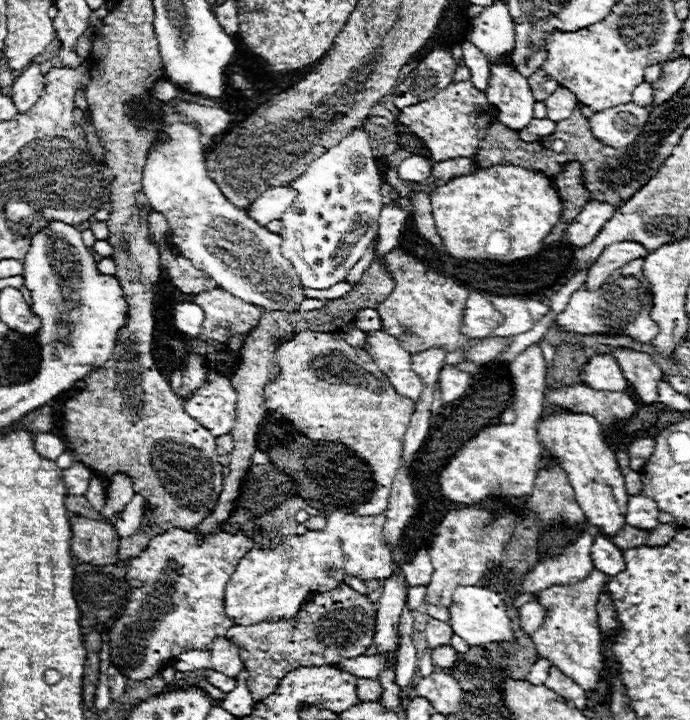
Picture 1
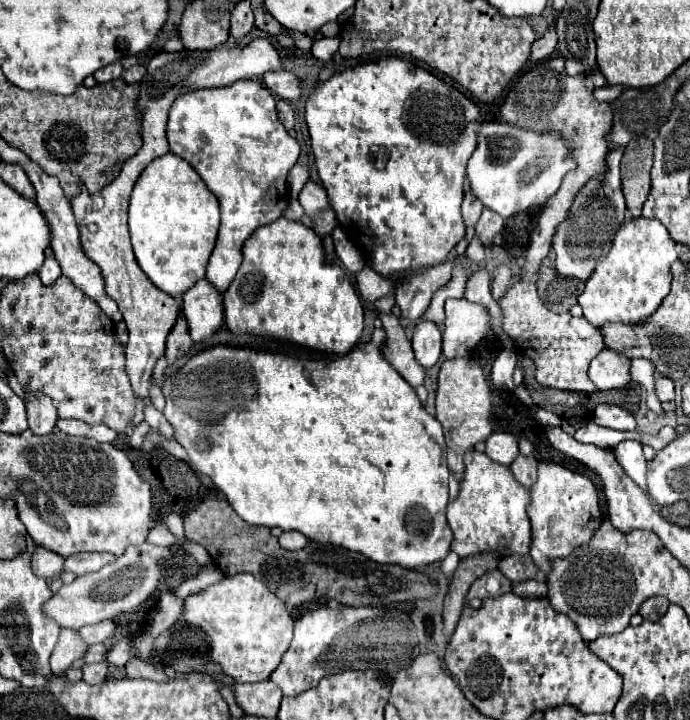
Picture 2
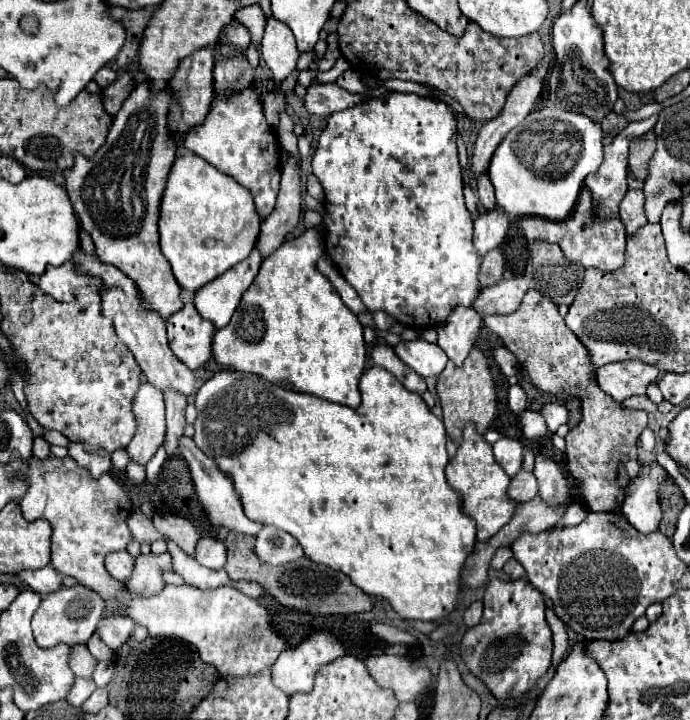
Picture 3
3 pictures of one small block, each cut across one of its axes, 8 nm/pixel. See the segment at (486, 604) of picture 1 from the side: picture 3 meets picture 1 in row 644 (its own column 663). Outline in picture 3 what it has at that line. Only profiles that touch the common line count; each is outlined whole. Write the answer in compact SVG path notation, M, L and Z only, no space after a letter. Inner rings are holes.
M644 464L640 478L632 480L622 506L622 514L642 534L658 530L658 522L662 518L662 510L658 504L658 486L666 480L670 480L670 476L660 464Z

